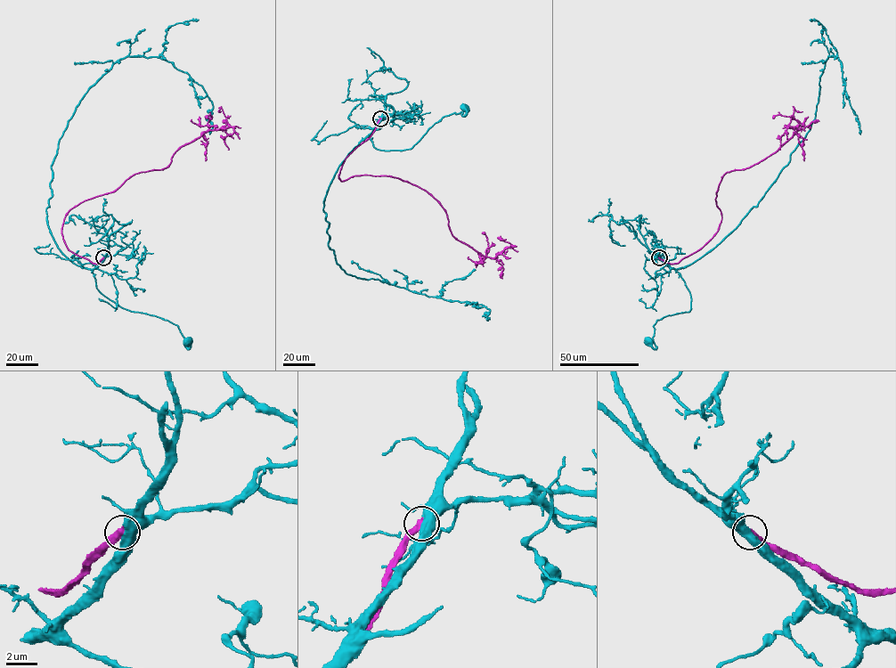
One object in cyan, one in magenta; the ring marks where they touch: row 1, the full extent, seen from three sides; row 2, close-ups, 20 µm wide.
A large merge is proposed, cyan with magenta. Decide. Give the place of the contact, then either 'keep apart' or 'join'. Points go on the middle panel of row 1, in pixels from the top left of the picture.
place (380, 118); keep apart

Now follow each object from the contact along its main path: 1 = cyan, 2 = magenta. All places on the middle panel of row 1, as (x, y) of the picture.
1: (380, 118), (368, 136), (373, 146), (401, 150), (411, 149), (443, 117), (454, 113), (463, 116), (464, 108)
2: (380, 118), (345, 159), (341, 181), (389, 175), (426, 191), (452, 233), (485, 256), (509, 248), (505, 239)

